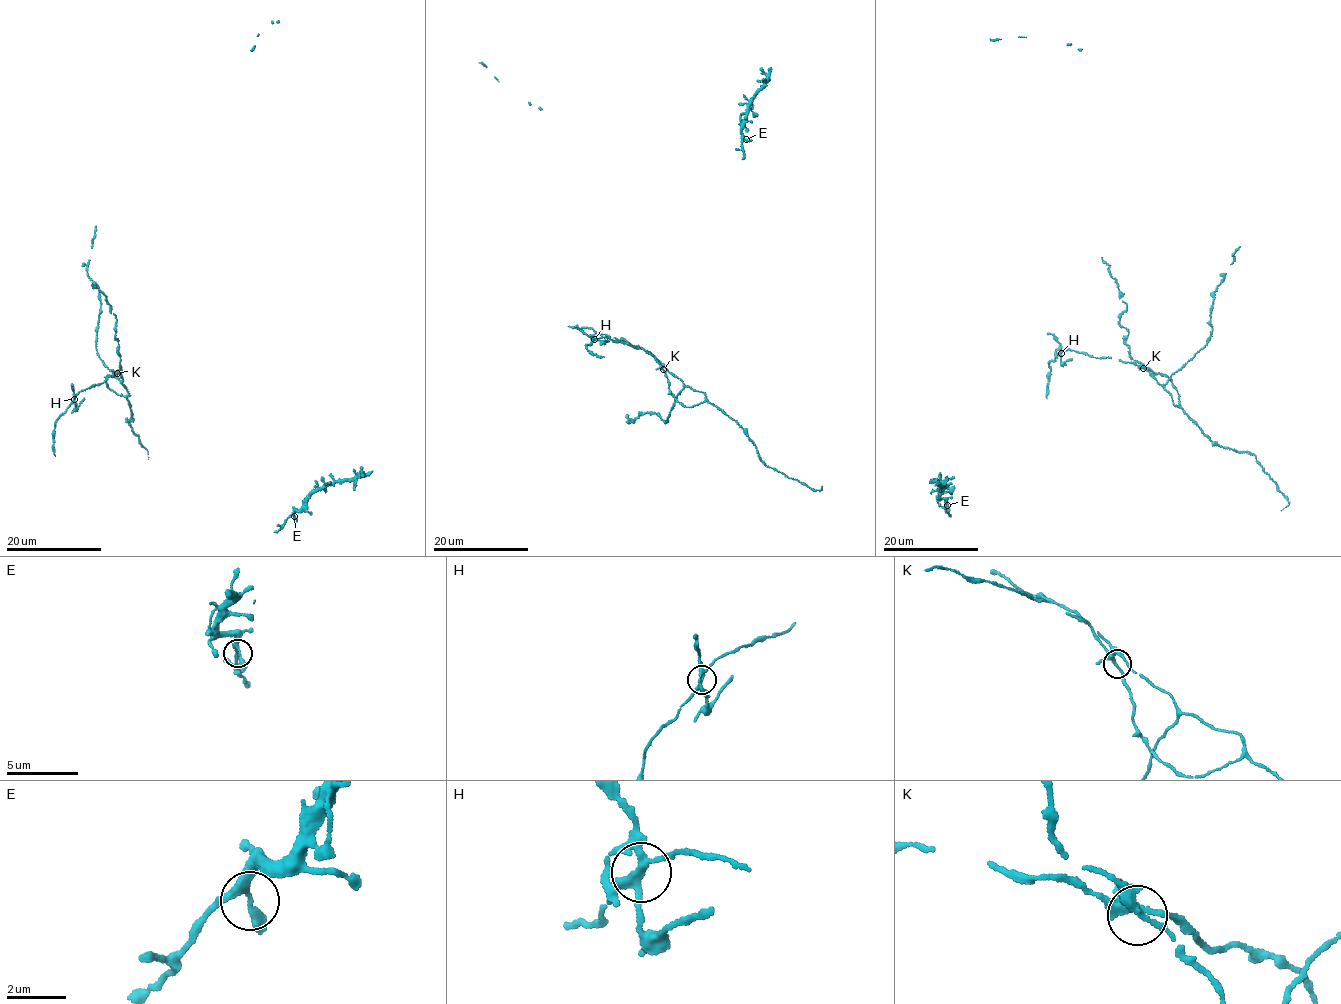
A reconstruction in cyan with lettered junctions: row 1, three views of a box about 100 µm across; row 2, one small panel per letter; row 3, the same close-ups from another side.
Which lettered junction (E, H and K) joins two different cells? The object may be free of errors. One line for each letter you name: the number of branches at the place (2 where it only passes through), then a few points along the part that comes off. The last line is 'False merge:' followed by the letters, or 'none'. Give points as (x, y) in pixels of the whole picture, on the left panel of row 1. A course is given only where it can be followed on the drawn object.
H: Branches: 5. Course of the part to remove: (74, 399), (72, 385)
False merge: H

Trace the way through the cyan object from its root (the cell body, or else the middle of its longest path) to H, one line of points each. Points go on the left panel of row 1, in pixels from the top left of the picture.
H: (118, 371), (100, 384), (78, 392), (74, 399)

